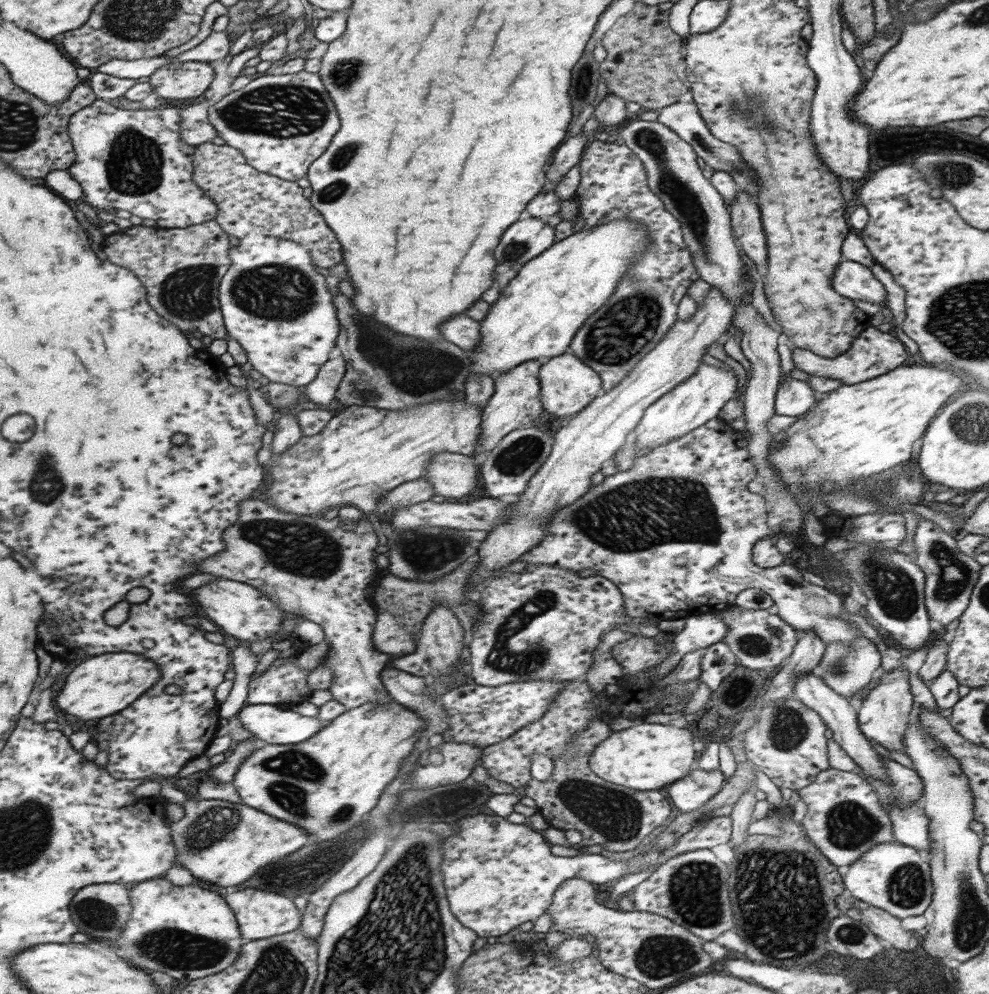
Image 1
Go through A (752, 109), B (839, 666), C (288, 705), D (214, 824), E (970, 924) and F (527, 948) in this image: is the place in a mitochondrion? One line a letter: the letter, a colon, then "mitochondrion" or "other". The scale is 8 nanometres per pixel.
A: mitochondrion
B: mitochondrion
C: other
D: mitochondrion
E: mitochondrion
F: other

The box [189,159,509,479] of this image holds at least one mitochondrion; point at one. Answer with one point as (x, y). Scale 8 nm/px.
(274, 291)

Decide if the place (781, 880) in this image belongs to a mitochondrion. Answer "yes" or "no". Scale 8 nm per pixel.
yes

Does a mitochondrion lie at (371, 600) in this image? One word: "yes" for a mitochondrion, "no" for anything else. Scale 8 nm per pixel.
no

